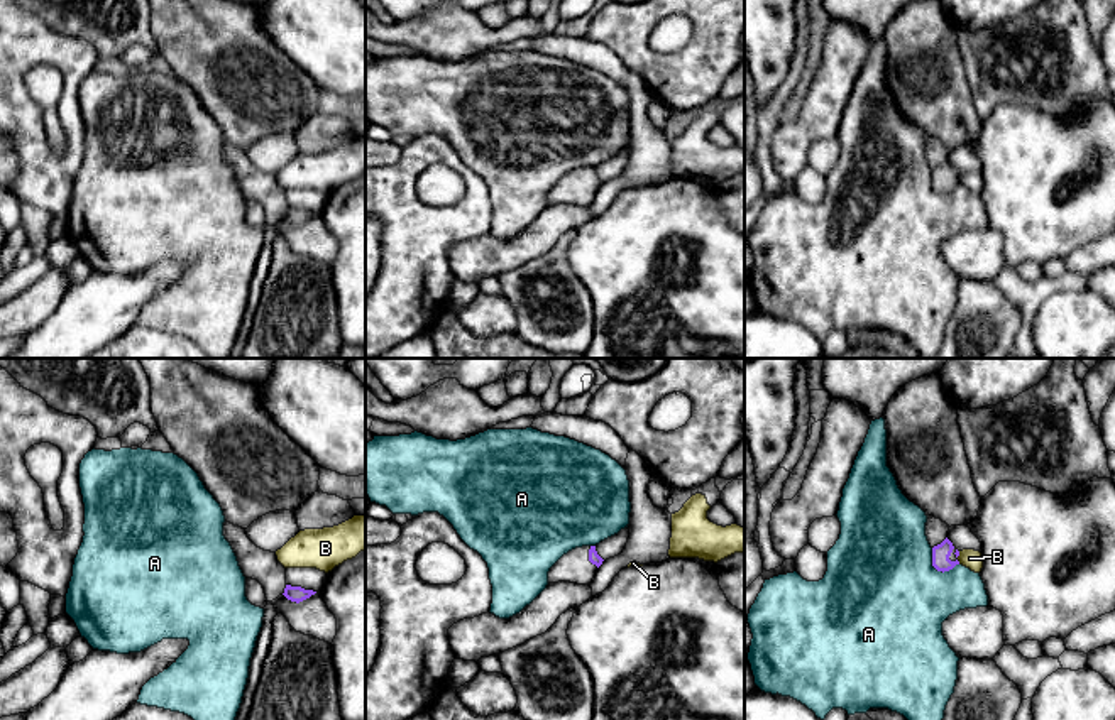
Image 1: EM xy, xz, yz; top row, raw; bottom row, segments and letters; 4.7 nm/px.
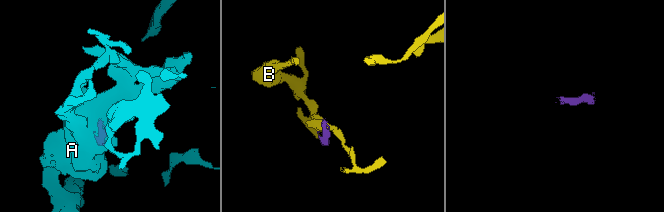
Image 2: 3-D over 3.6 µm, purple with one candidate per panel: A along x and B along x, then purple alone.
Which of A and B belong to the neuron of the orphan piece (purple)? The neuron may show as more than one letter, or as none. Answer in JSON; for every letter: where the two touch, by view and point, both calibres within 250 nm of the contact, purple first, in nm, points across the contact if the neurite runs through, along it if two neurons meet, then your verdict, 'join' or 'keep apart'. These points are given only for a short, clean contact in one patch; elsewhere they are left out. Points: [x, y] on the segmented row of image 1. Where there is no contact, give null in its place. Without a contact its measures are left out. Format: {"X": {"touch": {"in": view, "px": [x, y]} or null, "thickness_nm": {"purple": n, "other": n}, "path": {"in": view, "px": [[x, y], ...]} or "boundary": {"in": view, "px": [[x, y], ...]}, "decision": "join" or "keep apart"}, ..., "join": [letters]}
{"A": {"touch": {"in": "yz", "px": [938, 570]}, "thickness_nm": {"purple": 90, "other": 480}, "boundary": {"in": "yz", "px": [[931, 548], [931, 563], [938, 570], [948, 572], [958, 565]]}, "decision": "keep apart"}, "B": {"touch": {"in": "yz", "px": [958, 561]}, "thickness_nm": {"purple": 90, "other": 90}, "decision": "keep apart"}, "join": []}

